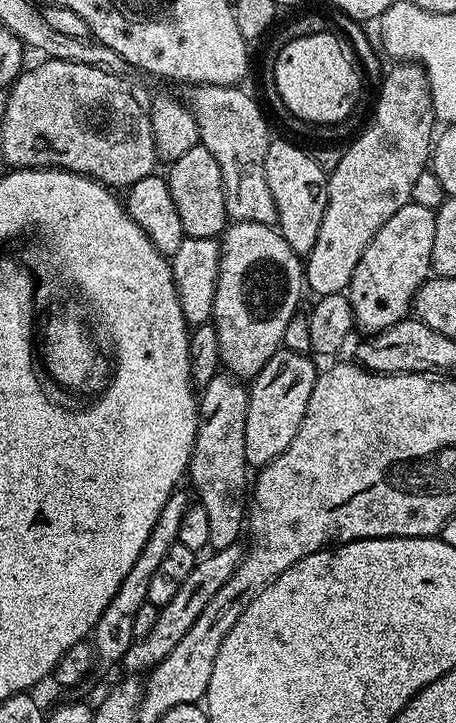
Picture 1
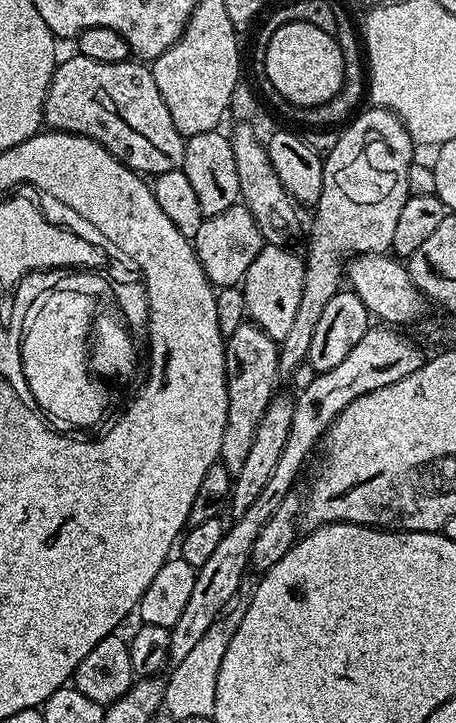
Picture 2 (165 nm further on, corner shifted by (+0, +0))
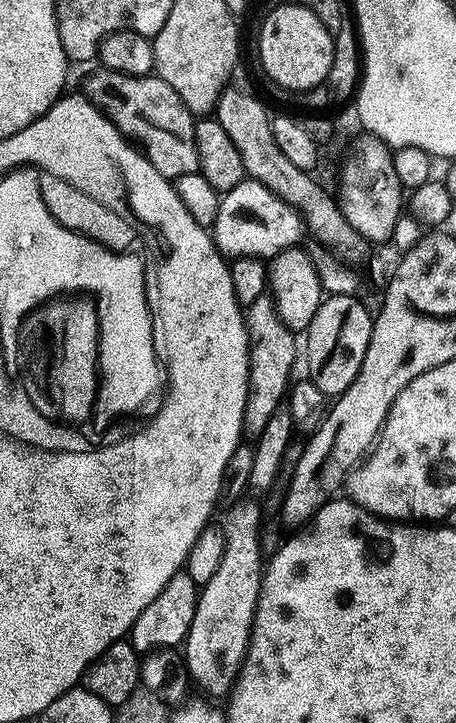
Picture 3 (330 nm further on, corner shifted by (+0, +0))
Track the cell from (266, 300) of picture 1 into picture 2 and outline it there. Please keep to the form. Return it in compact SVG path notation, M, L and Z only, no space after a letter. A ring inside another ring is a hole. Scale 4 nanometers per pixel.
M265 246L258 258L250 262L250 270L246 270L242 281L247 319L257 324L269 338L277 342L286 338L286 333L294 322L294 314L298 314L298 302L302 302L306 264L301 257L299 260L296 254L287 248Z

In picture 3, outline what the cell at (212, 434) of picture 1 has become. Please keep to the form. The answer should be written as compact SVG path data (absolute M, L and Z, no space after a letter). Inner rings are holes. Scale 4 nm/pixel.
M265 294L246 305L248 325L248 397L244 411L244 432L259 434L270 418L285 403L293 379L292 367L296 364L297 333L291 332L282 322L276 309L275 299Z

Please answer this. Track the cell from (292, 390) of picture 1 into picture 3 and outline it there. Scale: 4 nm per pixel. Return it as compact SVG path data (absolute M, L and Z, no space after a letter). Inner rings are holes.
M239 499L224 516L222 527L226 538L226 550L214 578L200 588L198 606L194 610L194 622L190 622L188 636L182 645L182 668L187 679L204 696L224 696L231 693L240 668L248 653L252 637L252 623L264 581L266 557L260 549L260 510Z

